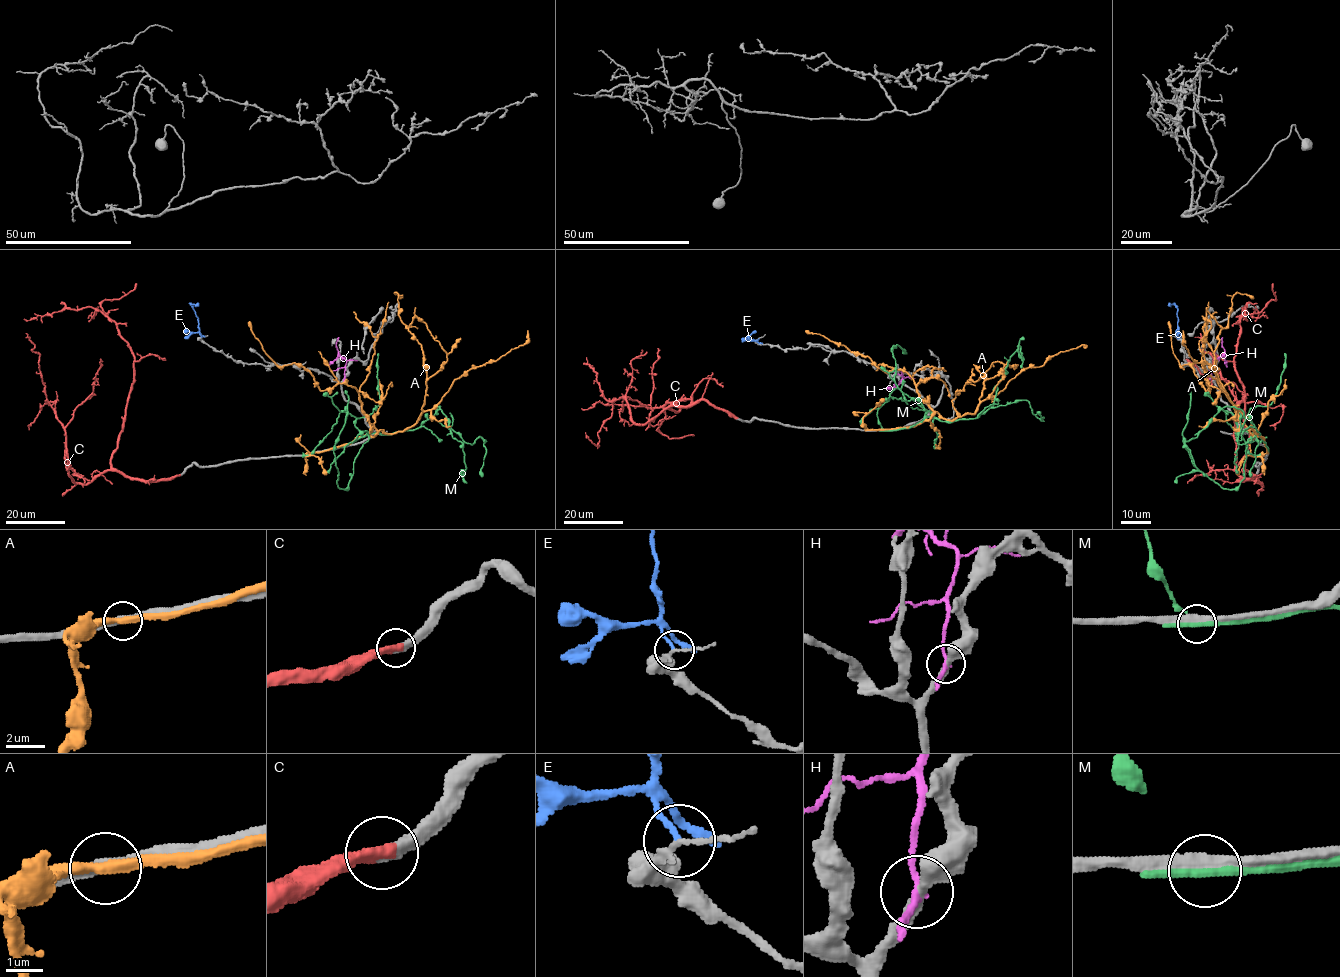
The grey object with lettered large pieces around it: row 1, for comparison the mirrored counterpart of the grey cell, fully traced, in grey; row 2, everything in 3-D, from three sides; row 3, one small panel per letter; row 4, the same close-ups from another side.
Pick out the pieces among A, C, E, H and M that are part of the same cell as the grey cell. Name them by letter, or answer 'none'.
C

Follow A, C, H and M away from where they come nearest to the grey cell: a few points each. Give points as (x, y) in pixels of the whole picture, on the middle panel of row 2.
A: (870, 430), (909, 427), (936, 412), (953, 420), (973, 413), (982, 377), (956, 392), (959, 416)
C: (736, 418), (704, 400), (668, 408), (678, 411), (686, 407), (692, 396), (657, 407), (597, 402), (581, 408)
H: (902, 373), (904, 377), (896, 387), (893, 384), (896, 384)
M: (885, 430), (927, 417), (975, 419), (993, 406), (1019, 347), (1022, 359), (1024, 339)

